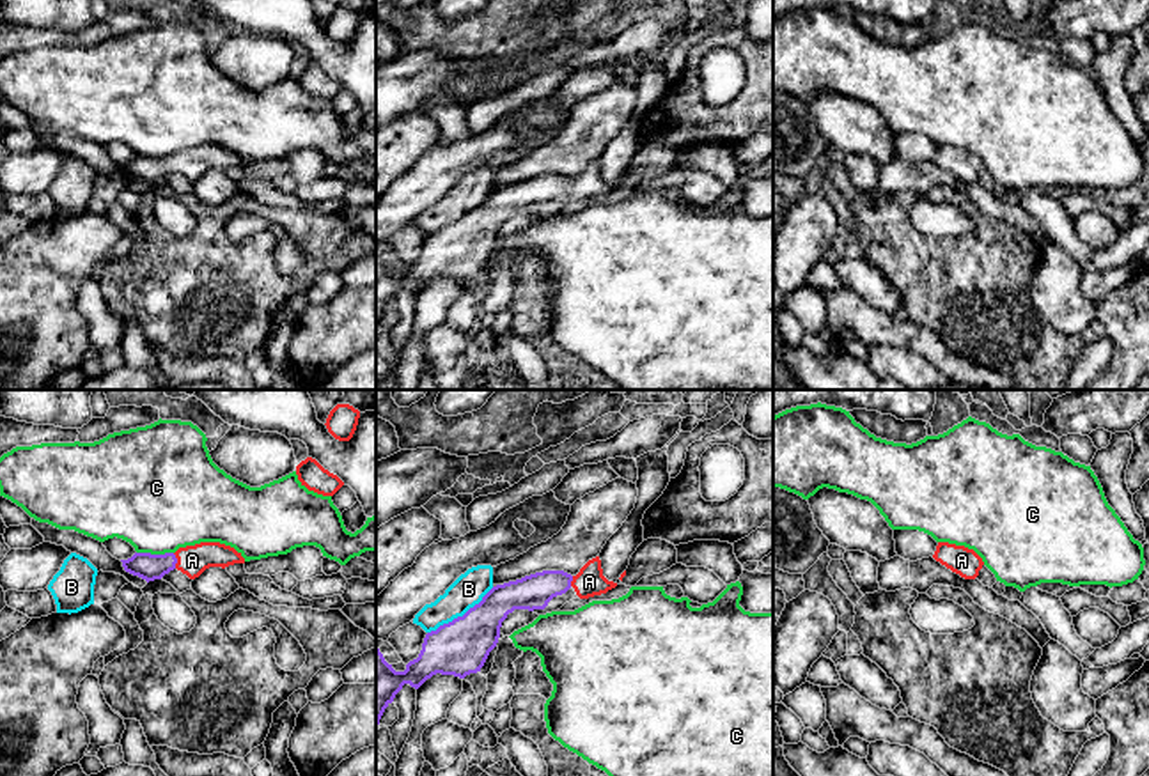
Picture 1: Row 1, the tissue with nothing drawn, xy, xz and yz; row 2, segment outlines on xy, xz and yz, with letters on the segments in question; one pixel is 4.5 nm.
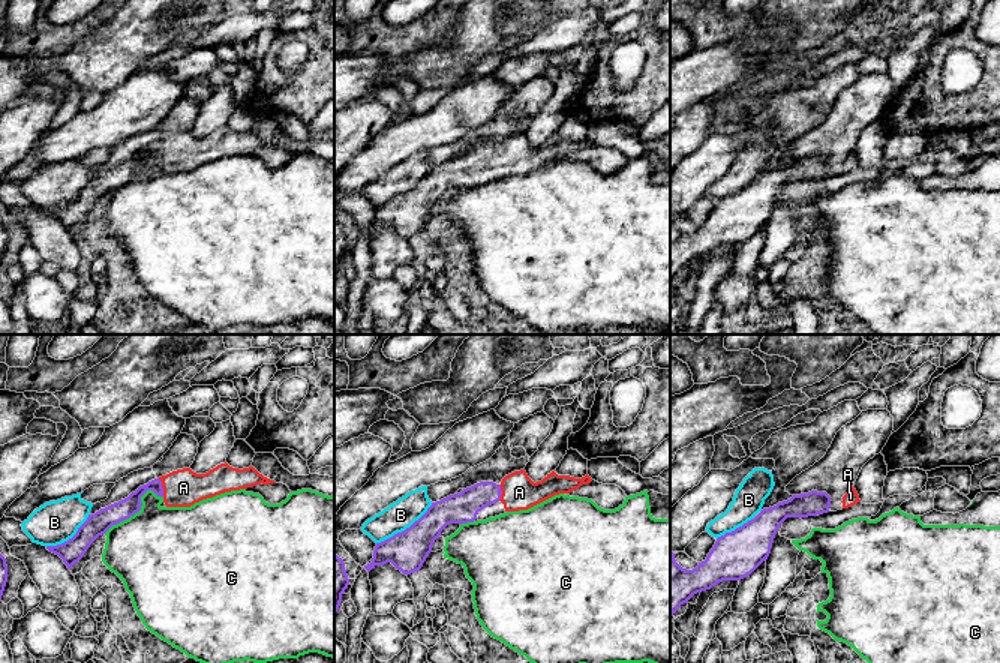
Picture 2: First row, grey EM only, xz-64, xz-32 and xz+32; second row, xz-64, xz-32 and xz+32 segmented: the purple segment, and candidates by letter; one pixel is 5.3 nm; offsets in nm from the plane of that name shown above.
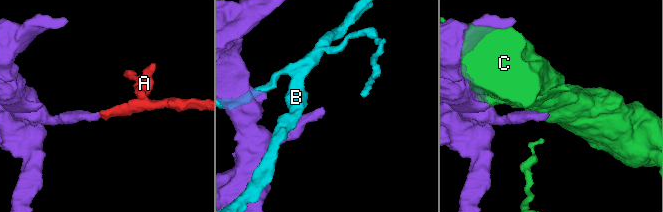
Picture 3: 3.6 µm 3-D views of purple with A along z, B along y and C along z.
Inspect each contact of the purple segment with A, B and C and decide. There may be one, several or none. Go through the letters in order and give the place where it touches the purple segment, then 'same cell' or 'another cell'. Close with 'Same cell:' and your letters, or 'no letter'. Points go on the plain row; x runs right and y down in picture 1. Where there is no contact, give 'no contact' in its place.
A: xy (176, 163) | same cell
B: xz (460, 220) | another cell
C: xy (155, 158) | another cell
Same cell: A

